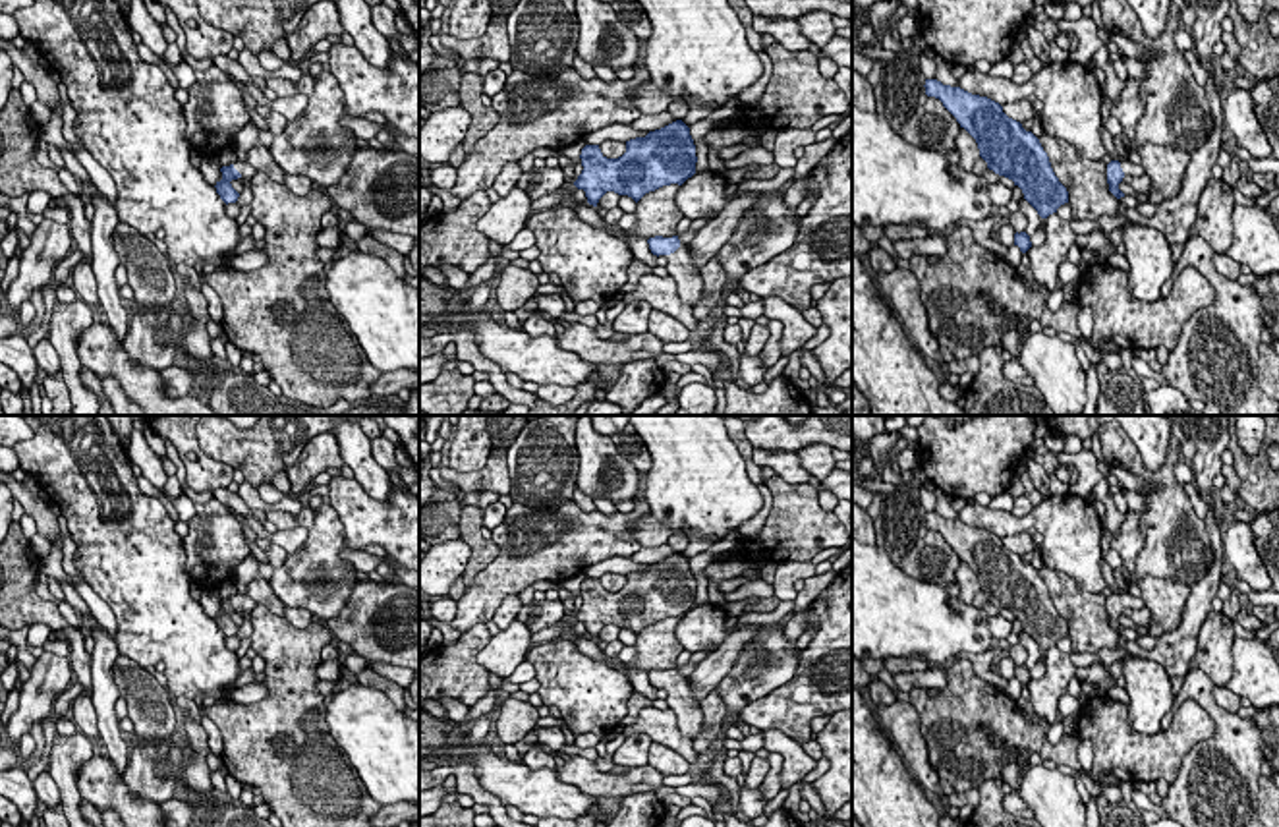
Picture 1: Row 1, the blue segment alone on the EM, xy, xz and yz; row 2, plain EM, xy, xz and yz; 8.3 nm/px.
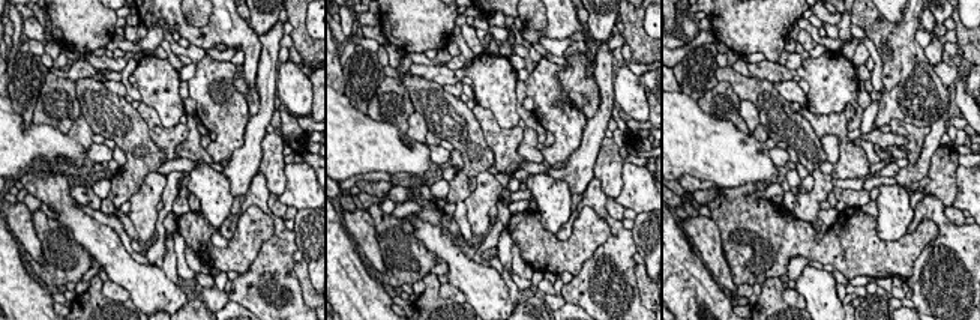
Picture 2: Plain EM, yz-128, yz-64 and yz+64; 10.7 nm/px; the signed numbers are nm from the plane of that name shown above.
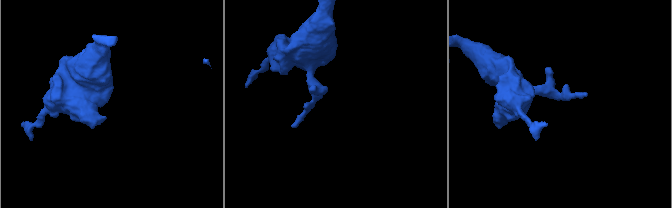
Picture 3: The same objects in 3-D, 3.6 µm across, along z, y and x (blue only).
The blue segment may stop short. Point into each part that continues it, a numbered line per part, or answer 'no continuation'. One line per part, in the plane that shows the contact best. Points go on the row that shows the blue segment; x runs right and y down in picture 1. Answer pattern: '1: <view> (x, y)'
1: xz (688, 279)

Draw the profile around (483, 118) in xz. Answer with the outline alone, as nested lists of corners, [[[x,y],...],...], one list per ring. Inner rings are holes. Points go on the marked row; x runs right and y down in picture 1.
[[[468,71],[460,81],[460,106],[471,114],[471,124],[464,139],[464,153],[469,155],[475,143],[485,137],[497,124],[498,112],[481,102],[481,75]]]

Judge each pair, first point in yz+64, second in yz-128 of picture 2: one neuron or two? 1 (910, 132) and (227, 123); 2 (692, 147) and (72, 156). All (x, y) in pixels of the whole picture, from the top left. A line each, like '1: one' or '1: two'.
1: one
2: one

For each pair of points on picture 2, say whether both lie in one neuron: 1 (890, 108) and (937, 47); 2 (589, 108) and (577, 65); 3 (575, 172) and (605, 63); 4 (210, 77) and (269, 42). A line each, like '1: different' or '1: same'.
1: different
2: same
3: same
4: different

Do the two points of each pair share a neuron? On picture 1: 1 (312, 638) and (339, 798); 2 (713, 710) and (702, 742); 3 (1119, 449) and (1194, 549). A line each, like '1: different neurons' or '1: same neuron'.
1: same neuron
2: same neuron
3: same neuron

